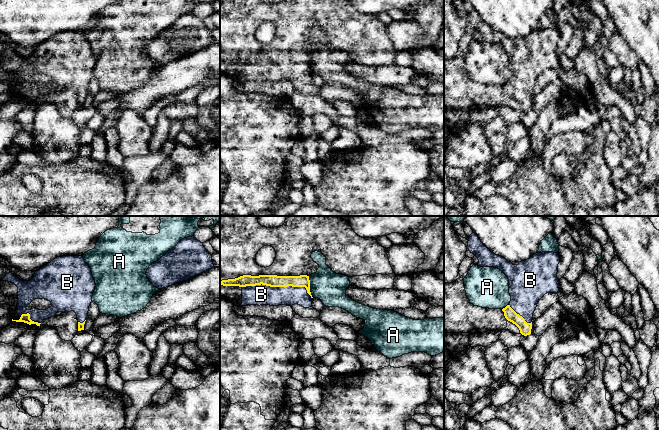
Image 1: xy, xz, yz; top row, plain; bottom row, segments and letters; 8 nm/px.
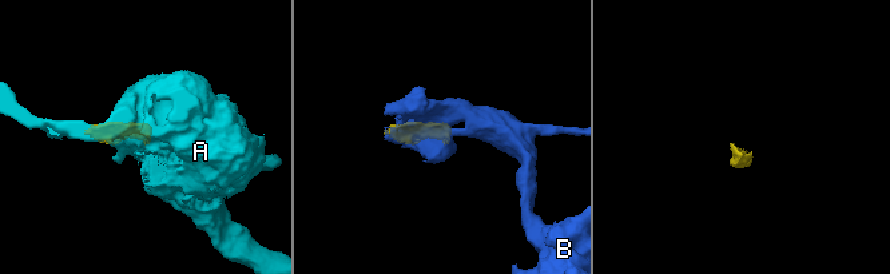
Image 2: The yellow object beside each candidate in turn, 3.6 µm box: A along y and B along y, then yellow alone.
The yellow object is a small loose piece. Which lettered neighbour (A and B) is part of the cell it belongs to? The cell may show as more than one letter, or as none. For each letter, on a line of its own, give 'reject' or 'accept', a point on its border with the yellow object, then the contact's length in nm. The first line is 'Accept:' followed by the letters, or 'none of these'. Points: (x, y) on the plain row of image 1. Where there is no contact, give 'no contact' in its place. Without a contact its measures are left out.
Accept: B
A: reject | xz (309, 63) | 180 nm
B: accept | xz (279, 62) | 550 nm

